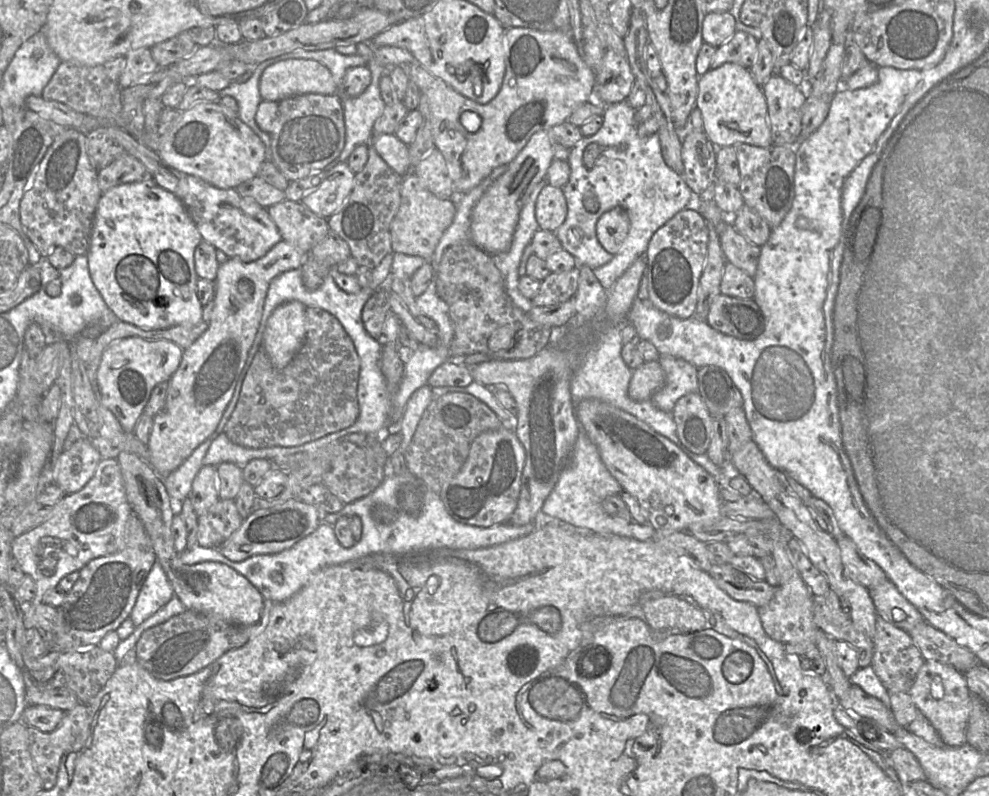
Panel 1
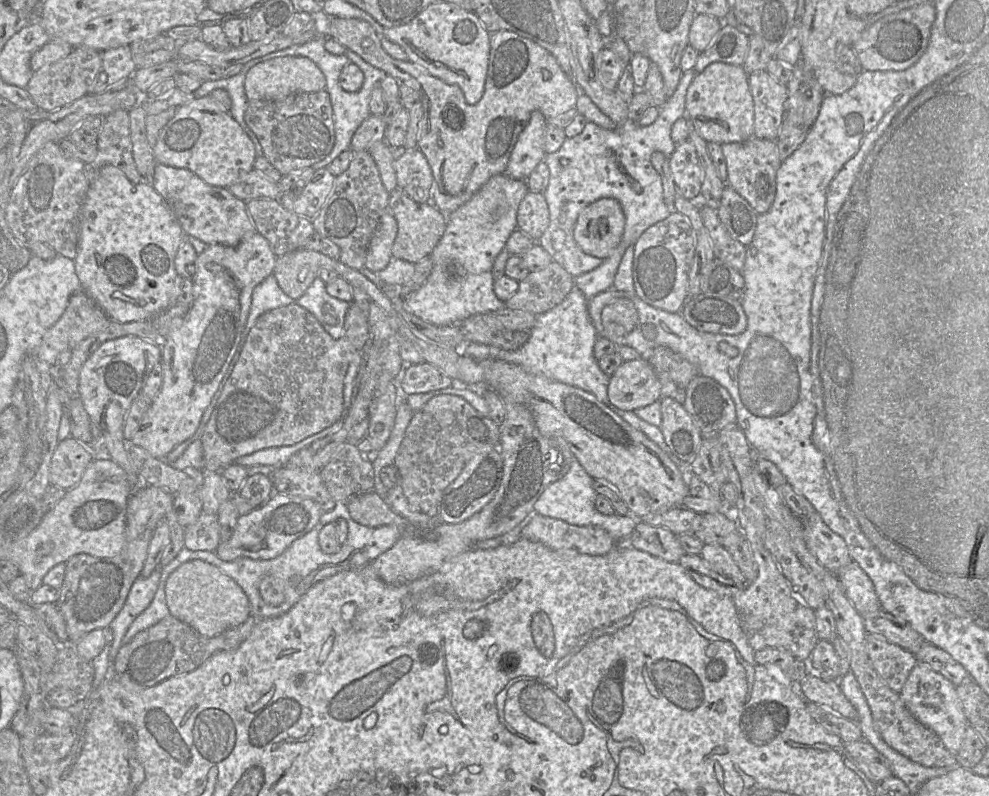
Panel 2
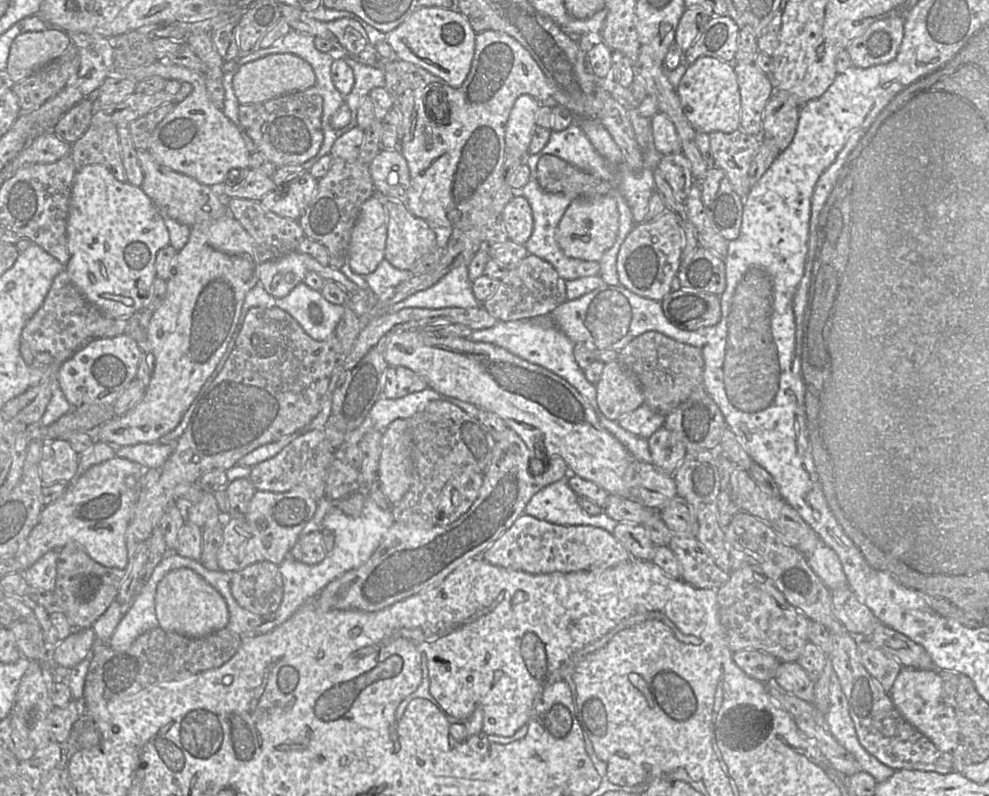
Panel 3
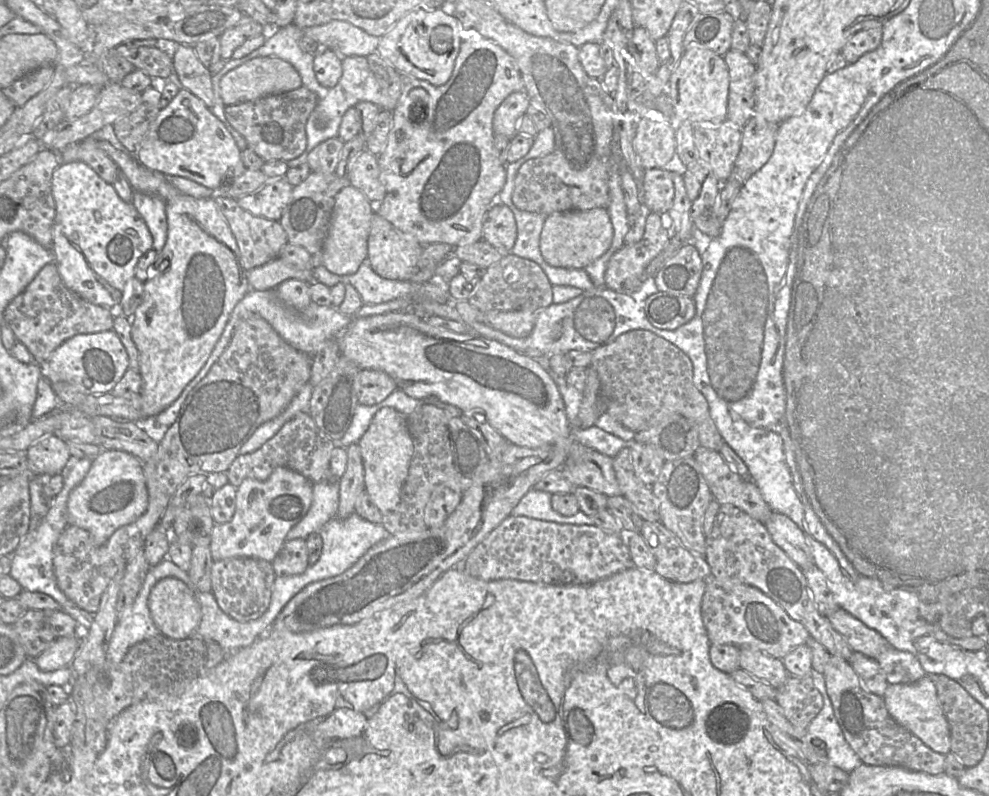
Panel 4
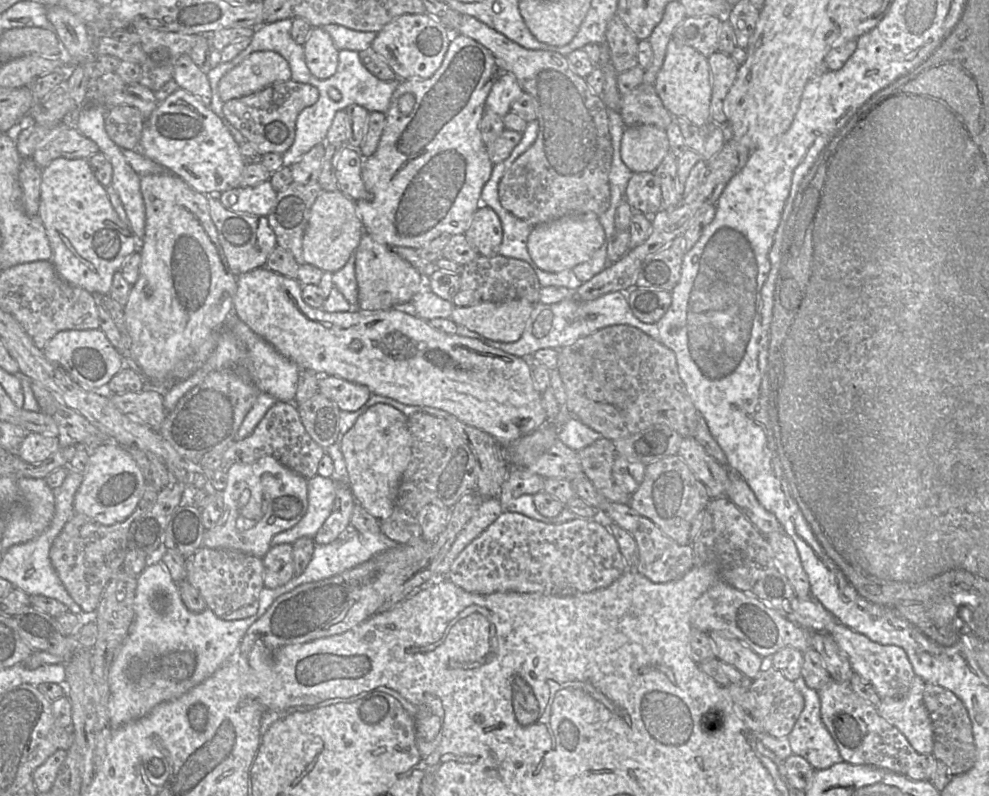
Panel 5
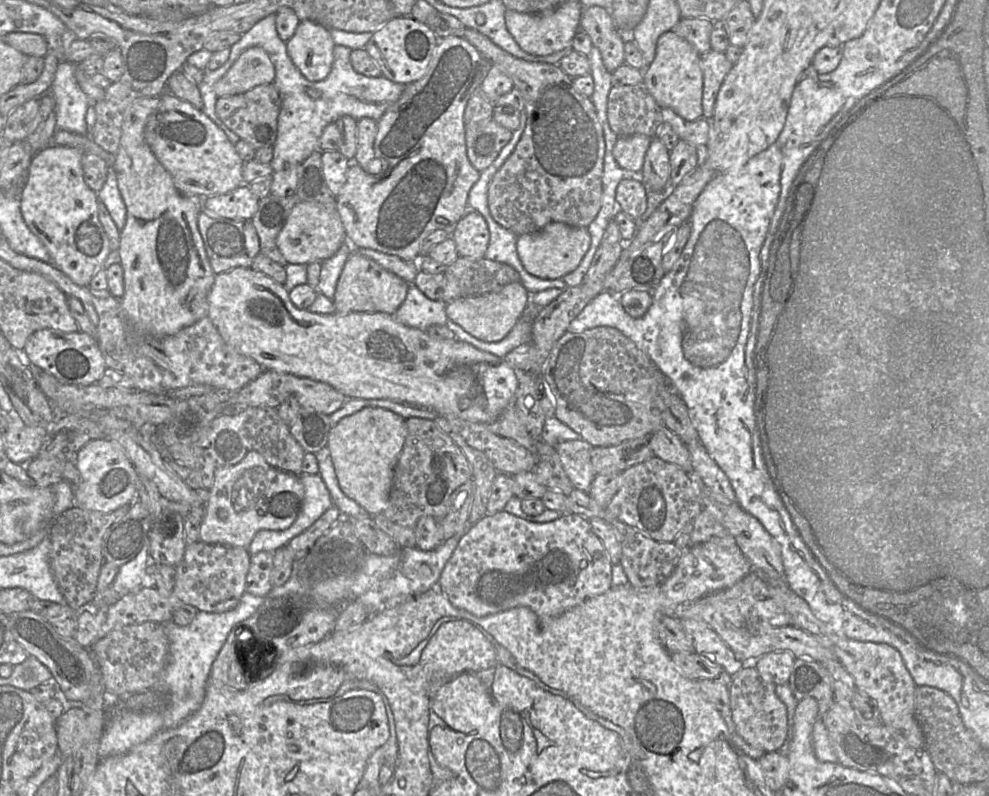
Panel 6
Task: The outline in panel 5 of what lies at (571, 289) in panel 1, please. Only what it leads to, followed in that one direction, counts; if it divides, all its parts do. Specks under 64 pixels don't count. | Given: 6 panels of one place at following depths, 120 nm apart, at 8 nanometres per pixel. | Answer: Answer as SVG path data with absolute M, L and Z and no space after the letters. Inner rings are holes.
M499 254L478 256L464 265L460 272L460 290L451 300L455 307L473 306L482 302L503 302L526 299L533 304L539 303L542 286L538 277L526 261L509 258Z

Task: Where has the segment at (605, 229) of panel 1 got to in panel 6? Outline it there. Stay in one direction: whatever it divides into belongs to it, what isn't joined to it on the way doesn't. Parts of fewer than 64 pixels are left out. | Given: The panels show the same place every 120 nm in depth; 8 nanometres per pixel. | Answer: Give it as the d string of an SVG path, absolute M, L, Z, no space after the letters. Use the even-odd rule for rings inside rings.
M553 222L537 232L518 236L516 248L519 259L529 274L542 279L558 279L579 266L590 244L591 237L587 227Z

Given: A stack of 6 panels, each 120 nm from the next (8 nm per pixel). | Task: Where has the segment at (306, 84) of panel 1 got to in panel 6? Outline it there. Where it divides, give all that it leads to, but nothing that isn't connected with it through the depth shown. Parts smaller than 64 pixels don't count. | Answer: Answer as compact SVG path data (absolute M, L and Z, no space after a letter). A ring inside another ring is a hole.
M260 47L246 49L228 72L215 84L217 97L241 94L275 79L275 67L268 53Z

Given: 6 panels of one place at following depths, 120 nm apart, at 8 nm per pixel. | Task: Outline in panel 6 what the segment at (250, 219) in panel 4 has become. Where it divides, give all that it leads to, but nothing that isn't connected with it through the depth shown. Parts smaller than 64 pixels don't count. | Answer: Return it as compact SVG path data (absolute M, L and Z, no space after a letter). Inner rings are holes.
M201 211L197 224L215 274L227 272L236 267L248 268L254 258L260 254L259 237L250 220L234 220Z

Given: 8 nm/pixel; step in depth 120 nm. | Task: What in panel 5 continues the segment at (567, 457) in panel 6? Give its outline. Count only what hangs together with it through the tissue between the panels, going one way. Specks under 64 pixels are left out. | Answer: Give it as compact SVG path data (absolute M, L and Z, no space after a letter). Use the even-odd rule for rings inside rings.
M601 438L577 453L584 475L602 496L611 502L629 503L631 494L614 481L612 474L618 457L614 441Z

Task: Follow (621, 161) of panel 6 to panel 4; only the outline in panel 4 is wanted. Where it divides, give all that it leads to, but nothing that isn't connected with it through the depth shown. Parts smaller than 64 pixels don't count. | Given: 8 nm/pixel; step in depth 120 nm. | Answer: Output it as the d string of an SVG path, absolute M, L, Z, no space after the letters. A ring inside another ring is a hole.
M643 109L632 143L641 167L663 168L678 157L676 124L658 110Z

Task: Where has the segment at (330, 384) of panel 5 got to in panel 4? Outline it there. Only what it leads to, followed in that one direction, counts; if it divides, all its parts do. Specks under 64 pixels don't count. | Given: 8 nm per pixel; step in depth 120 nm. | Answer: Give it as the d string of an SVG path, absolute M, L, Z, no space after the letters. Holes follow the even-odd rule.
M361 370L358 379L359 405L372 406L378 404L398 389L393 378L383 371Z

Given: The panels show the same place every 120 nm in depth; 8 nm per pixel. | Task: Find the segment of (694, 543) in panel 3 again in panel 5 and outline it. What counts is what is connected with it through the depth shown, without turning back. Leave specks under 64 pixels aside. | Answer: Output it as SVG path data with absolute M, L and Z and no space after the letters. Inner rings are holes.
M605 501L603 503L603 508L597 511L598 514L600 514L600 521L605 520L608 522L612 522L613 524L623 528L633 536L638 548L638 562L635 565L634 569L640 574L647 577L650 581L654 583L666 583L679 579L696 565L694 550L690 544L678 544L677 542L666 536L654 522L638 514L628 504L619 504L611 501Z

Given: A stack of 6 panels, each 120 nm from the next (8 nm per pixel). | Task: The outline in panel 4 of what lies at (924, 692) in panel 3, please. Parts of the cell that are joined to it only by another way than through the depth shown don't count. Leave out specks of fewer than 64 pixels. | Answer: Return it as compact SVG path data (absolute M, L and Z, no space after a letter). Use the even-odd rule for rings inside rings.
M929 675L912 683L889 684L883 699L889 714L898 724L916 735L933 751L944 755L950 752L949 723L938 699L936 685Z

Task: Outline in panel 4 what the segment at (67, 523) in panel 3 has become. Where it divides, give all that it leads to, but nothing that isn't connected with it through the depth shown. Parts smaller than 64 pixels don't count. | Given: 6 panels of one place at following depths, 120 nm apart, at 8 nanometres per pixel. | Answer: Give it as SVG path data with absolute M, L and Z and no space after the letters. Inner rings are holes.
M102 450L93 458L85 478L69 495L68 524L87 530L96 545L103 545L117 529L140 517L147 504L148 492L141 461L119 450Z

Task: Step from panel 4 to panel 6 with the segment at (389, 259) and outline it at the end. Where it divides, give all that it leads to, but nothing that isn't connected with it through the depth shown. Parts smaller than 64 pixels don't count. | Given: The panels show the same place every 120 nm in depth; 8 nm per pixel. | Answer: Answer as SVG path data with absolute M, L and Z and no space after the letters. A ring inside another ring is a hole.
M353 253L346 261L338 279L333 303L335 313L385 313L393 315L404 302L409 284L396 274L384 269L376 261Z

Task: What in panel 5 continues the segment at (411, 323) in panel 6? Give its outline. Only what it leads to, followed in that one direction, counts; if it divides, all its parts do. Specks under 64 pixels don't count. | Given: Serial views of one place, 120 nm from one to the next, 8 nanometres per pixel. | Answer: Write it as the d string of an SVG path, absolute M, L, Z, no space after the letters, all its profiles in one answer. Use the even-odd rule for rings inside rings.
M426 276L419 291L405 304L395 306L396 310L429 321L435 318L450 318L455 308L451 301L434 294L426 284Z

